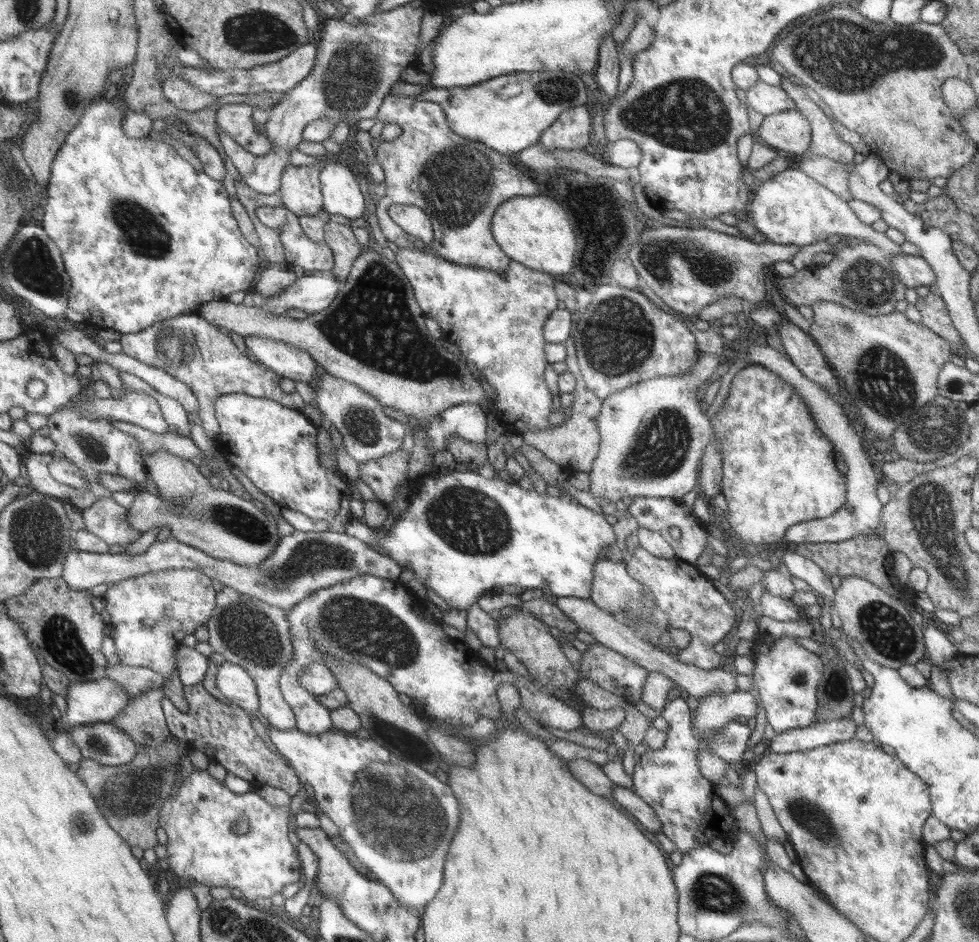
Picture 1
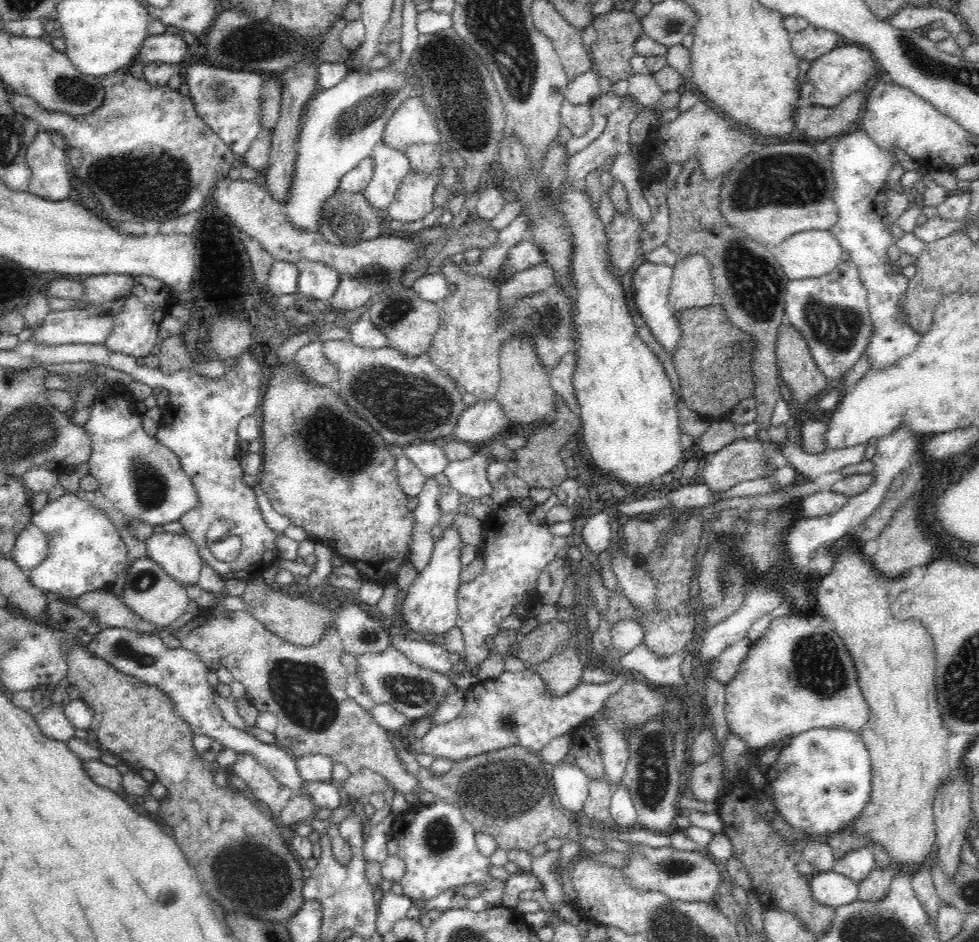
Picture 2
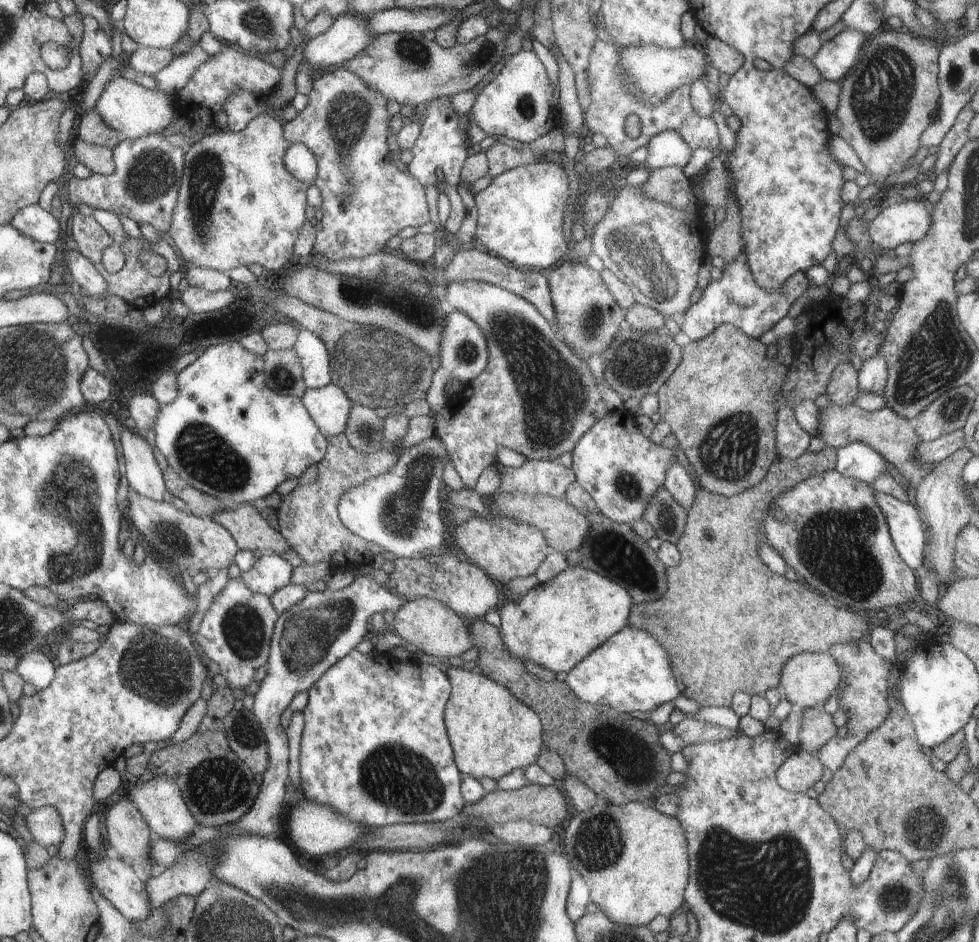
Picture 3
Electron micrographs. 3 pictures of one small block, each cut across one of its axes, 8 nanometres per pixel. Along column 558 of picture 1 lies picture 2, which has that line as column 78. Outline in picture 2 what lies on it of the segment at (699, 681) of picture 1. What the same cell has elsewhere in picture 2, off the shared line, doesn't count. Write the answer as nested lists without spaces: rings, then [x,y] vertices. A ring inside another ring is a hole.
[[[110,589],[86,592],[69,602],[82,610],[93,612],[95,622],[98,622],[102,629],[112,626],[127,627],[148,634],[154,634],[154,630],[162,629],[132,612]]]

